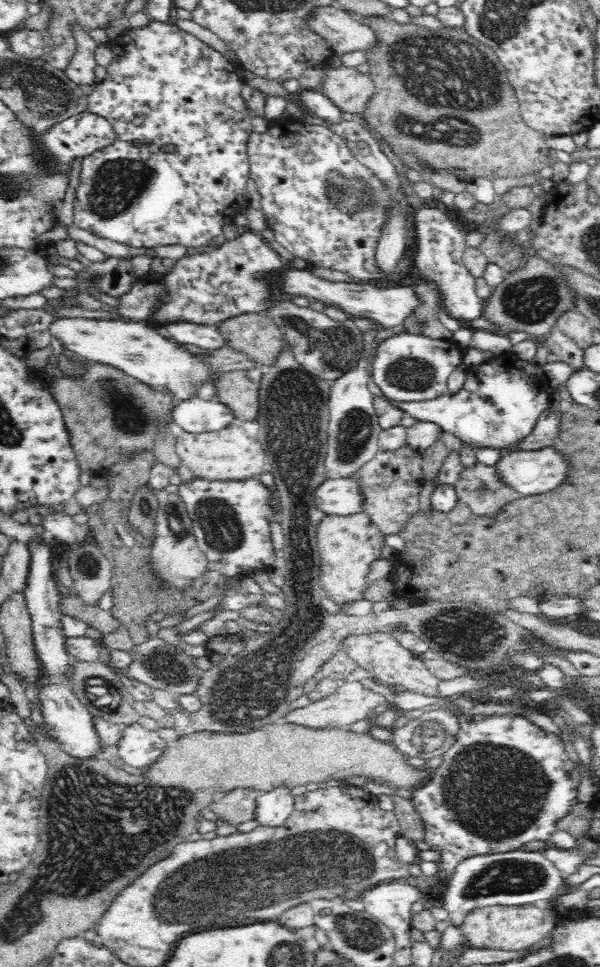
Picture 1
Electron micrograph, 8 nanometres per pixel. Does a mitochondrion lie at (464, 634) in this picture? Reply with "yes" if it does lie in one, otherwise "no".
yes

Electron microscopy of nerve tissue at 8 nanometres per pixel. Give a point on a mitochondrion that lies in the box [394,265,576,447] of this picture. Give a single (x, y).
(529, 301)

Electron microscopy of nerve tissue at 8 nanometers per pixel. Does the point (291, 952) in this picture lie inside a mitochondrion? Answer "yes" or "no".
yes

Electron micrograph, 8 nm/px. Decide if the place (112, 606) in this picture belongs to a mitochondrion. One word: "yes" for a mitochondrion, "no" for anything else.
no

